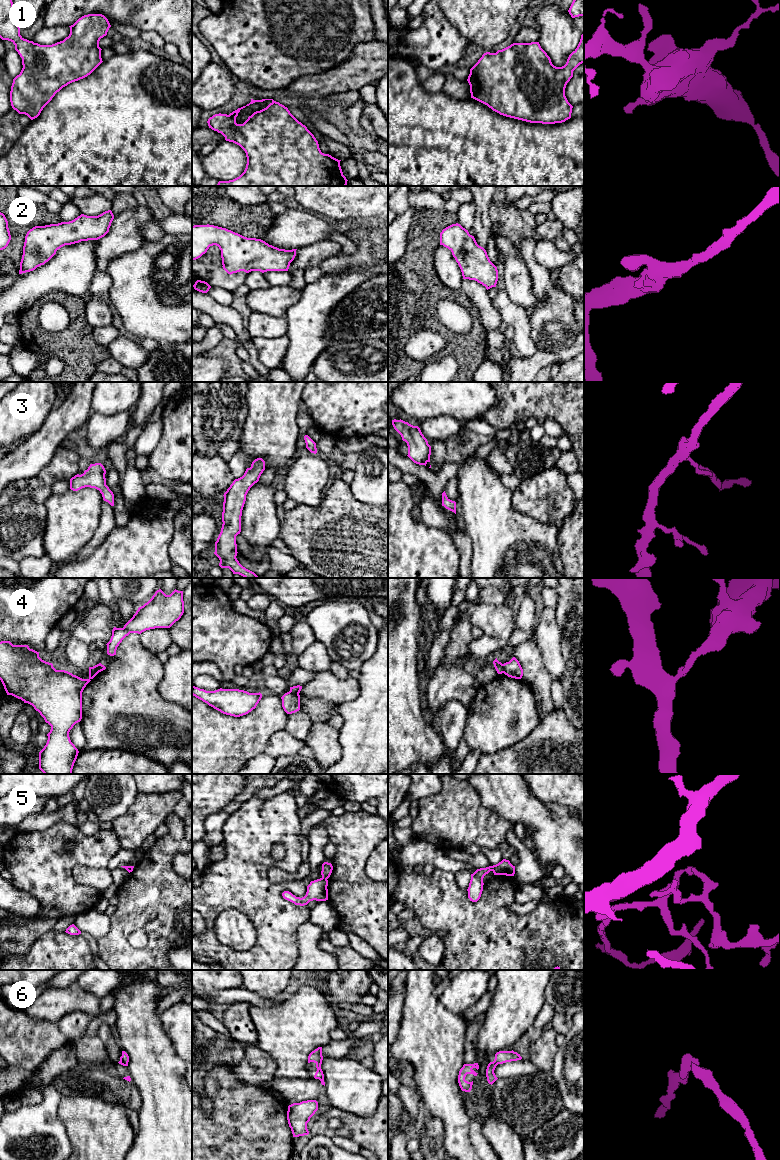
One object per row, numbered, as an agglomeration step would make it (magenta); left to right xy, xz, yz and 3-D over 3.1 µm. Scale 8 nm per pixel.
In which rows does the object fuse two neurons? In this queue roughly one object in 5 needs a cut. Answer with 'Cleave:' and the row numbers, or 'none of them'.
Cleave: 4, 5, 6

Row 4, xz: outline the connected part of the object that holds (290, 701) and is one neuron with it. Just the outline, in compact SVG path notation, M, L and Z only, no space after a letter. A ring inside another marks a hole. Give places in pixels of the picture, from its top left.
M291 691L282 697L282 707L287 714L292 714L300 710L300 695Z

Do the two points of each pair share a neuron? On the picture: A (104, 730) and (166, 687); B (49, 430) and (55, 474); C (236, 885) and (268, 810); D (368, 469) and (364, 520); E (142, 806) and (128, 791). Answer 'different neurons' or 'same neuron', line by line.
A: different neurons
B: different neurons
C: same neuron
D: different neurons
E: different neurons

